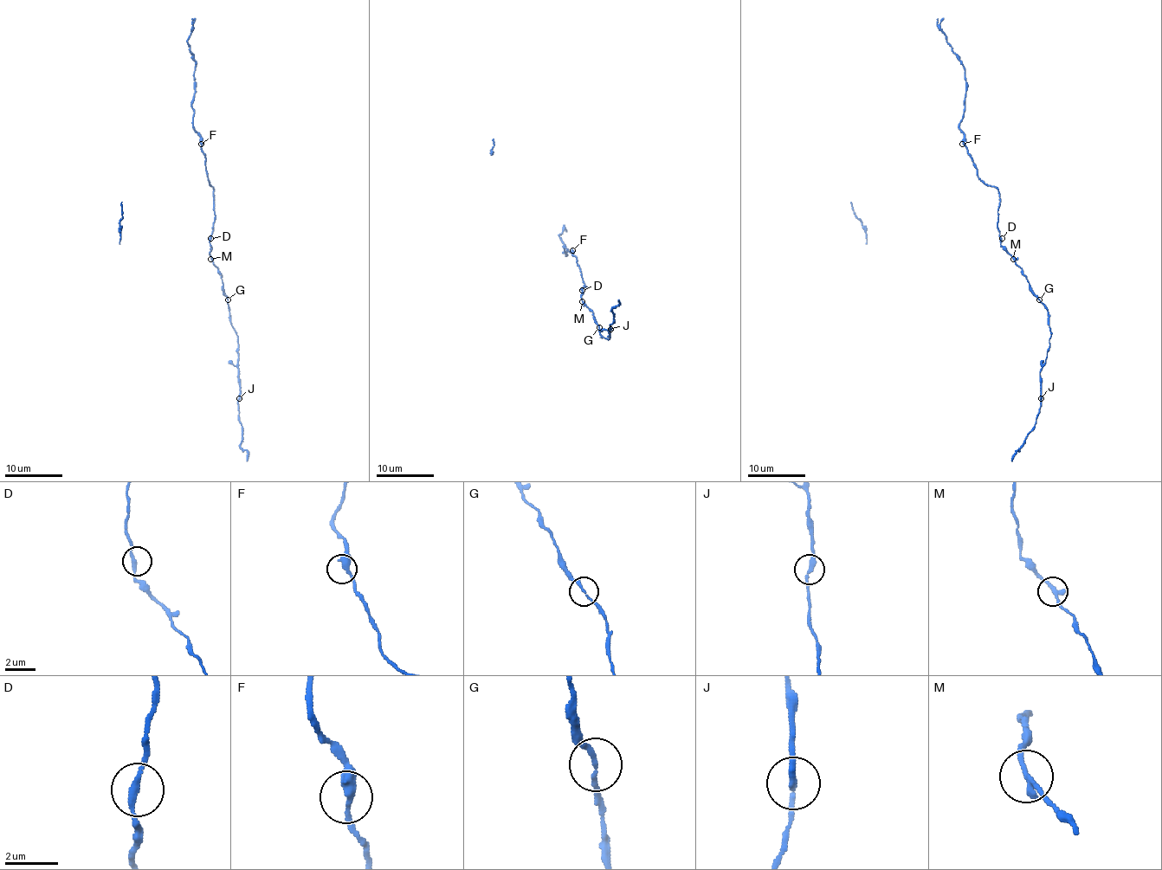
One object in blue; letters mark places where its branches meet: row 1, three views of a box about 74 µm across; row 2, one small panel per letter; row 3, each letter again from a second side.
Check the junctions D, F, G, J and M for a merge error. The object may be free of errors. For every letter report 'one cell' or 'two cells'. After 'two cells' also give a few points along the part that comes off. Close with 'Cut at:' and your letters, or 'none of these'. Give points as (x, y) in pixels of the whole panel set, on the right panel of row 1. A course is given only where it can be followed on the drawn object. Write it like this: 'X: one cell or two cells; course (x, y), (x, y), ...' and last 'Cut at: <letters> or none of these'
D: one cell
F: one cell
G: one cell
J: one cell
M: one cell
Cut at: none of these

